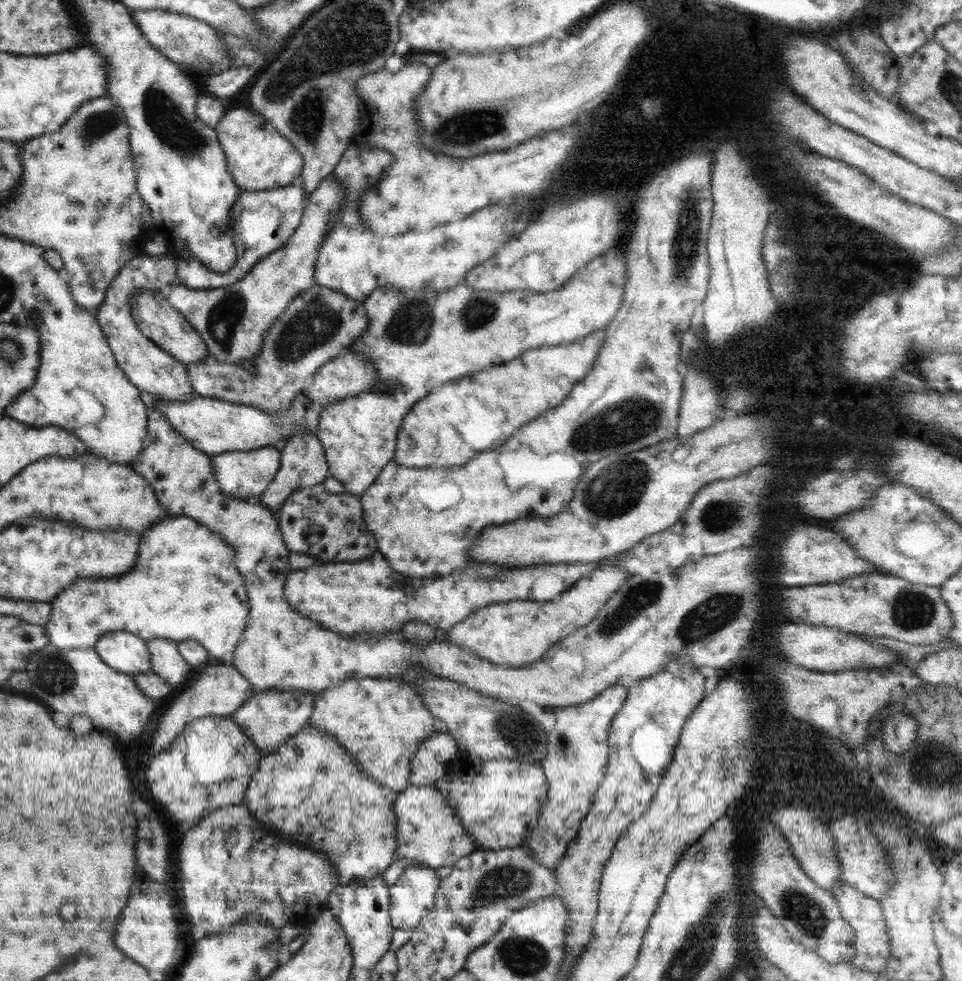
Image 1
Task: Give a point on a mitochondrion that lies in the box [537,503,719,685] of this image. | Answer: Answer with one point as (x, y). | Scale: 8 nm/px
(635, 600)

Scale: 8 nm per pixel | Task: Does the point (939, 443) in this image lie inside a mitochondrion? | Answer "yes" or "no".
no

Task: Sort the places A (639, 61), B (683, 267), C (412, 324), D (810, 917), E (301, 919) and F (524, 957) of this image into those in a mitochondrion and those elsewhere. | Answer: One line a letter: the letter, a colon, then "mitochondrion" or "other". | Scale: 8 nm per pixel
A: other
B: mitochondrion
C: mitochondrion
D: mitochondrion
E: other
F: mitochondrion

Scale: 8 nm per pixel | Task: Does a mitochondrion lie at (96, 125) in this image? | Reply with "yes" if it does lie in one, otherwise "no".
yes

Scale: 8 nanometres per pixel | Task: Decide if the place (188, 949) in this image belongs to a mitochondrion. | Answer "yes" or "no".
no

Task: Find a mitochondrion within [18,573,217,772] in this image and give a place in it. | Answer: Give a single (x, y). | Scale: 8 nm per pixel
(54, 676)

